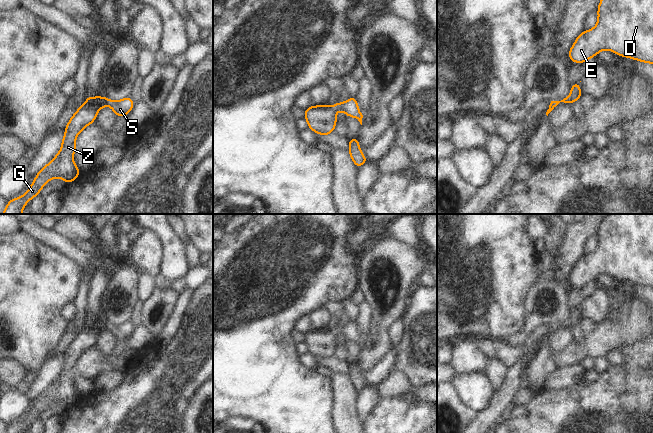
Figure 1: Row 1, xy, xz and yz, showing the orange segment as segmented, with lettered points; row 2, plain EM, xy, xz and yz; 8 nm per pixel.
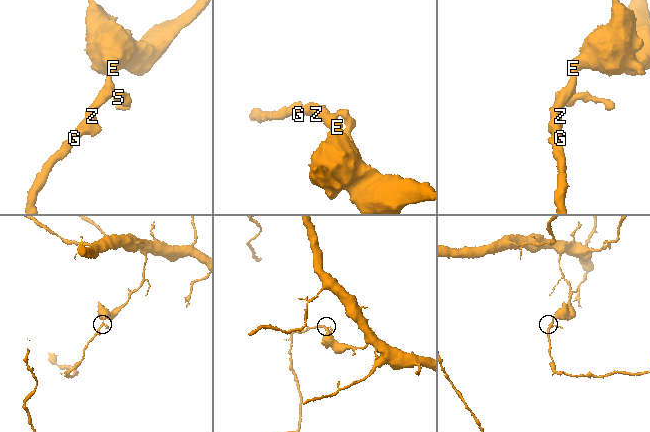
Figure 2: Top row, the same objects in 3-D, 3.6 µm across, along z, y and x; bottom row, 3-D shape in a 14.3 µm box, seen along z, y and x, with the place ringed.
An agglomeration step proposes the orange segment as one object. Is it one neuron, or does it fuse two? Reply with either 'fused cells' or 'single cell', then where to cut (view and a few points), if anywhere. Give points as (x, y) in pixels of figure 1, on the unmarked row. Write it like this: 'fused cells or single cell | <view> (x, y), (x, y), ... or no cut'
single cell | no cut

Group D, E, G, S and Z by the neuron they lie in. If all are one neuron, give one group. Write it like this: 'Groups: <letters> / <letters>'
Groups: D E G S Z

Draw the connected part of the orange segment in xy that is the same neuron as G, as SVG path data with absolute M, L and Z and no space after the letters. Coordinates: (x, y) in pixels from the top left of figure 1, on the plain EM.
M88 319L86 326L76 334L66 349L59 377L44 392L39 394L27 416L19 422L8 425L5 433L23 433L27 426L39 419L44 409L53 402L61 402L66 408L78 402L81 395L73 385L73 379L76 375L76 361L85 351L95 346L99 334L107 329L118 341L124 341L130 337L135 327L130 321L111 325L100 319L95 322Z

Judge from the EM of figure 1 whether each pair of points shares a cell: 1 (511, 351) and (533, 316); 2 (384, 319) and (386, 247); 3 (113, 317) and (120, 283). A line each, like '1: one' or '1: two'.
1: two
2: one
3: one

